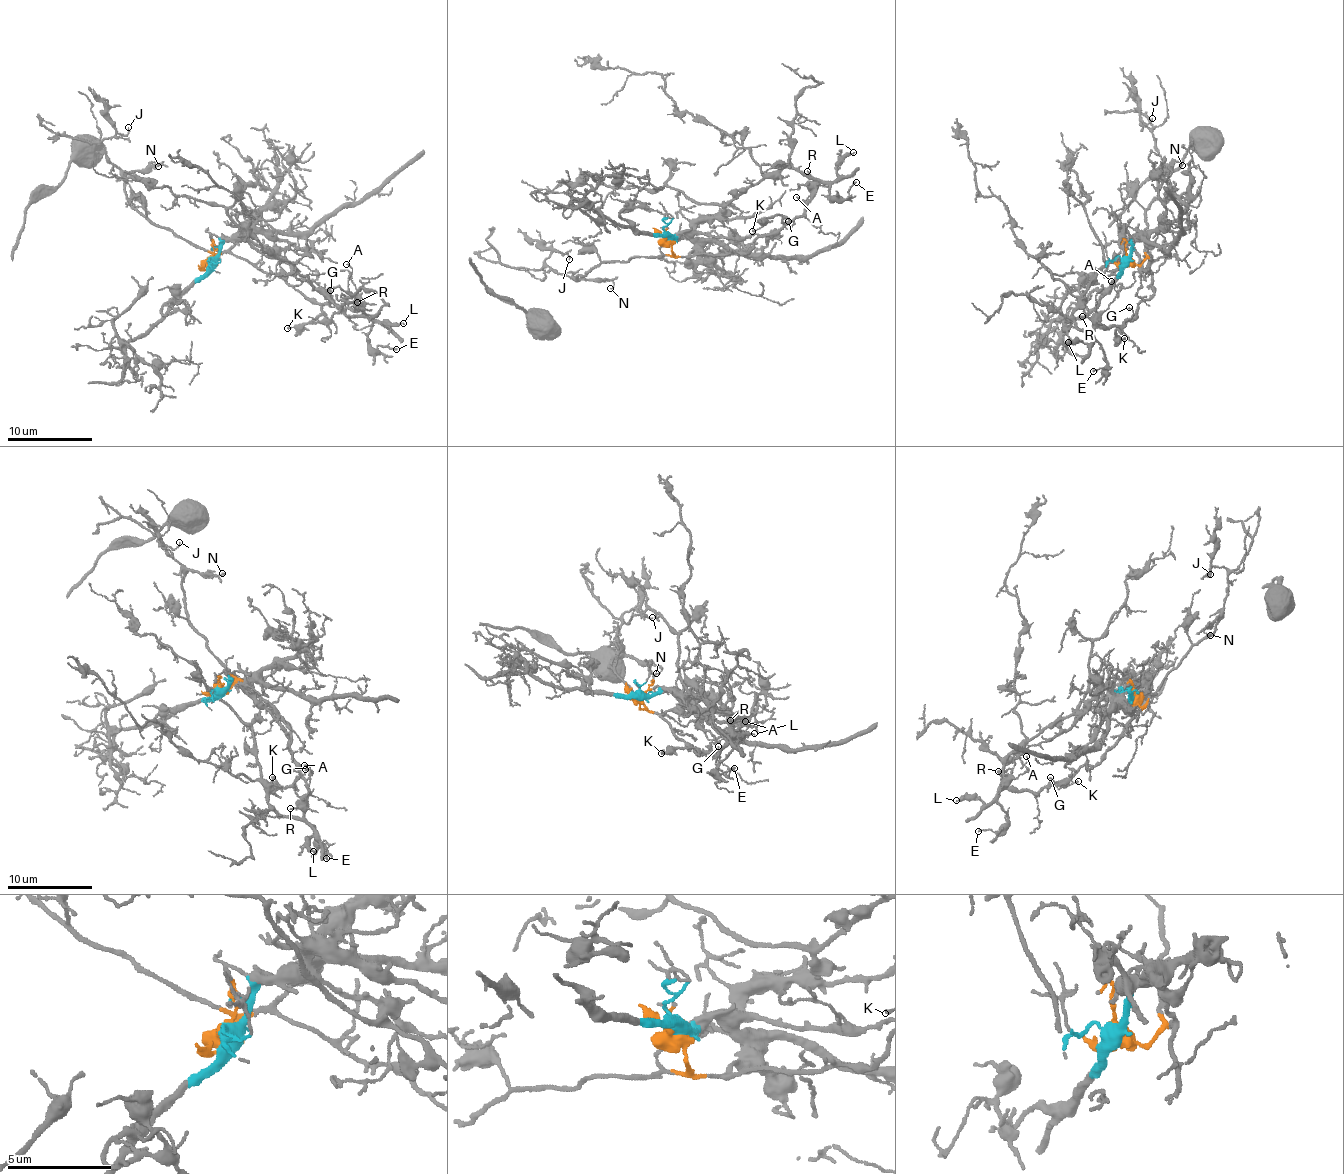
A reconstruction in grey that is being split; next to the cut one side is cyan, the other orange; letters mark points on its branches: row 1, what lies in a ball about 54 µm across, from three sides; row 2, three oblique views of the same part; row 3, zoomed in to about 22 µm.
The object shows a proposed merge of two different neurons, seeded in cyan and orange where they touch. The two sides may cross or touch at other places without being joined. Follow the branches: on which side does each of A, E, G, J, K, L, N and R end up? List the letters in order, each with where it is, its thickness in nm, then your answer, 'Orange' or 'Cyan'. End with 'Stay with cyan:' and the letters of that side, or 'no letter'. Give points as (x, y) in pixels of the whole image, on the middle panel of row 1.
A: Place: (796, 197). Thickness 50 nm. Orange
E: Place: (856, 182). Thickness 120 nm. Orange
G: Place: (788, 221). Thickness 100 nm. Orange
J: Place: (569, 259). Thickness 100 nm. Orange
K: Place: (752, 231). Thickness 120 nm. Orange
L: Place: (853, 152). Thickness 240 nm. Orange
N: Place: (610, 288). Thickness 80 nm. Orange
R: Place: (807, 171). Thickness 120 nm. Orange
Stay with cyan: no letter

